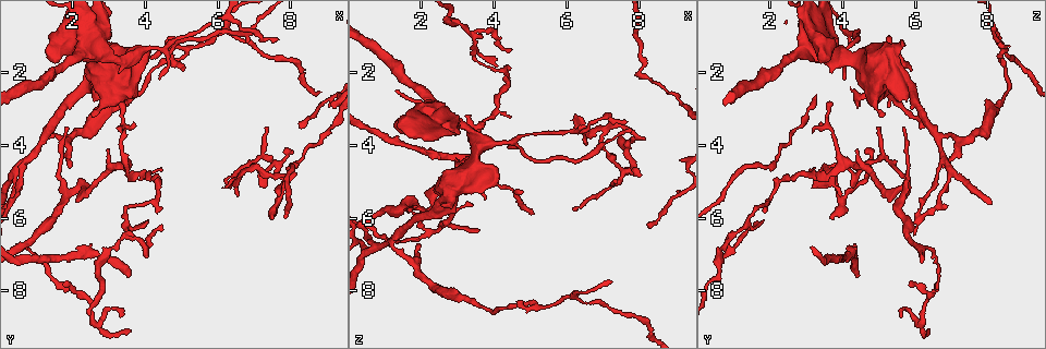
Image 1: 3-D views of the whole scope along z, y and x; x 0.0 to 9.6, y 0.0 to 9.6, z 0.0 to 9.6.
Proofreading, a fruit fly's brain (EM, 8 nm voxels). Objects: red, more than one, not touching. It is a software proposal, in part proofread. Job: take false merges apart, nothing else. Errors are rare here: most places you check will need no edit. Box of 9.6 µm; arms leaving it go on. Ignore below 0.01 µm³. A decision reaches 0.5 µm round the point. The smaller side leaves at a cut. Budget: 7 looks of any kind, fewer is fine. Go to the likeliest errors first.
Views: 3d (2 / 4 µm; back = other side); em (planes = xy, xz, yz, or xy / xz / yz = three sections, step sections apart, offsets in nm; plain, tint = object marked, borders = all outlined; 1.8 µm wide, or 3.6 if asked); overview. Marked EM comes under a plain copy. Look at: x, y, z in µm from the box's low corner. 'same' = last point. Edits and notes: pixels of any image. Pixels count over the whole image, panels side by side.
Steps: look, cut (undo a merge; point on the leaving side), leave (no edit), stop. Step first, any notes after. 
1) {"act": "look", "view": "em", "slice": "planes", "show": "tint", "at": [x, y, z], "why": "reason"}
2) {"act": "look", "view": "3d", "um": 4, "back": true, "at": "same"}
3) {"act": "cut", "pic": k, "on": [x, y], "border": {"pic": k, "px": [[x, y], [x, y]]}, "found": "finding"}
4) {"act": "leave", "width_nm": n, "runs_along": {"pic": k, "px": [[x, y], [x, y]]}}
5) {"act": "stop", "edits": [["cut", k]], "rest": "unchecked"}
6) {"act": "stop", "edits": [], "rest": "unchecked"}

{"act": "look", "view": "em", "slice": "yz", "step": 8, "show": "tint", "at": [0.65, 6.85, 6.05]}

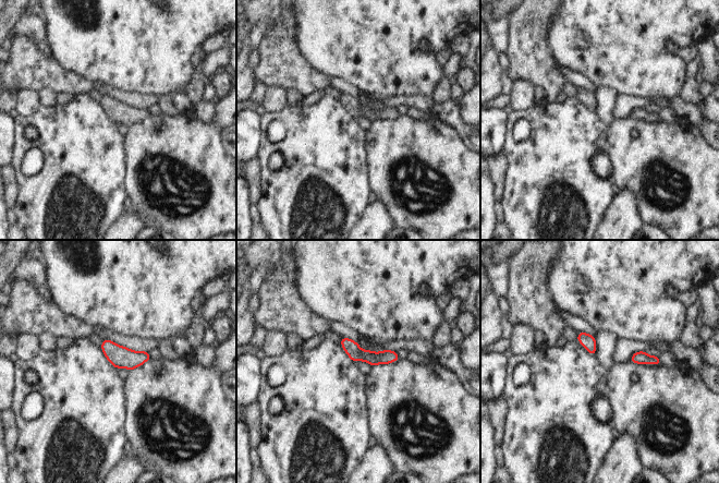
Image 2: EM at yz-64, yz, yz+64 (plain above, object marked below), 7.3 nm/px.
{"act": "leave", "found": "one neuron here"}

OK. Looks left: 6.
{"act": "look", "view": "3d", "um": 4, "at": [7.60, 4.45, 4.75], "why": "arms part here"}

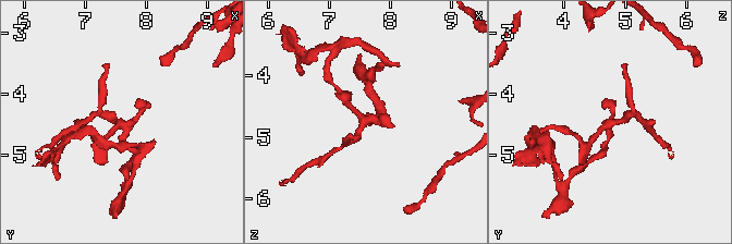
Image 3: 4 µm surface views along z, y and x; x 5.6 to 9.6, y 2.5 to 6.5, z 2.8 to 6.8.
{"act": "look", "view": "em", "slice": "planes", "show": "tint", "at": [7.55, 4.50, 4.75], "why": "shape alone is not enough"}

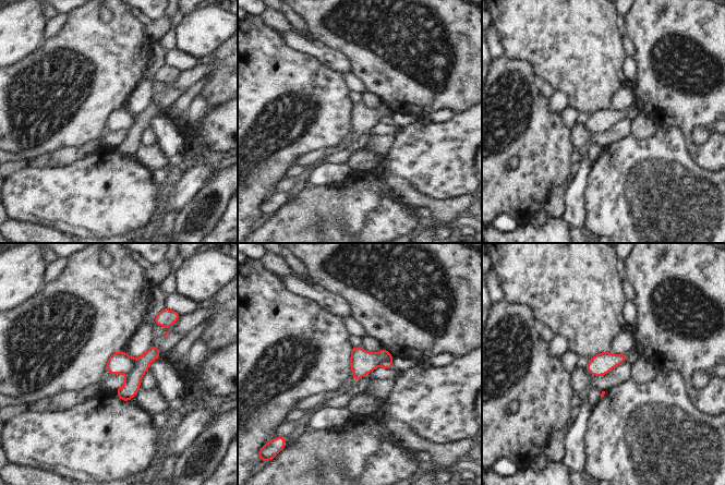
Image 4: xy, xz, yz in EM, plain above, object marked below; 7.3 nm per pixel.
{"act": "cut", "pic": 4, "on": [362, 362], "border": {"pic": 4, "px": [[390, 360], [382, 360], [377, 365]]}, "found": "two neurons meet here"}

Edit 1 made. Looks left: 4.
{"act": "look", "view": "overview"}

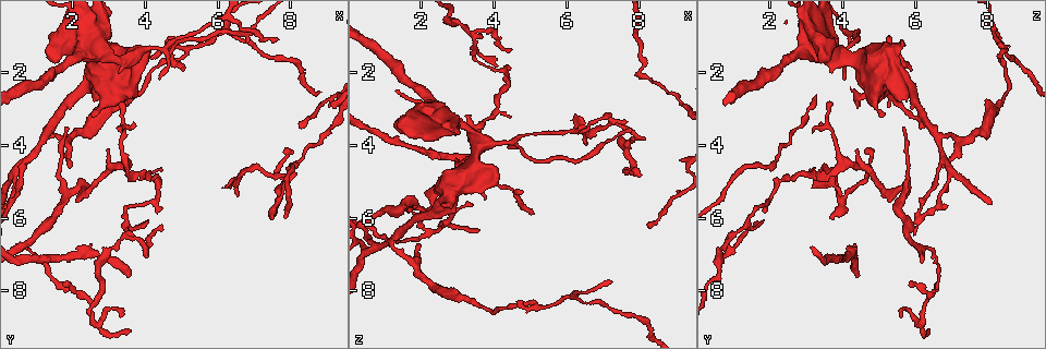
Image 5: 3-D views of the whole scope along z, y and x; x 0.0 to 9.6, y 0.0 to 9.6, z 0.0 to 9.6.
{"act": "look", "view": "3d", "um": 2, "at": [4.60, 1.40, 3.95], "why": "thin arm on a thick one"}

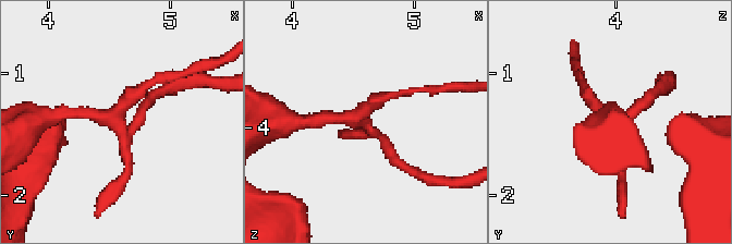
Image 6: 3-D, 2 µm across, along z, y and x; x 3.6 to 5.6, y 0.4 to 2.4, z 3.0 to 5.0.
{"act": "look", "view": "em", "slice": "planes", "show": "borders", "at": [4.54, 1.38, 3.92], "why": "need the tissue"}

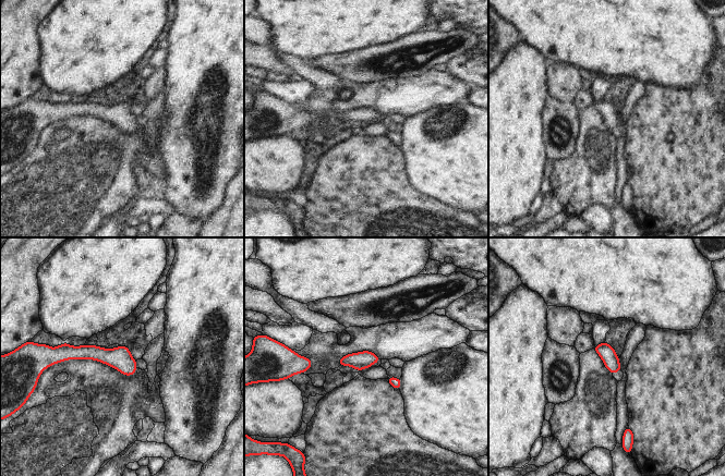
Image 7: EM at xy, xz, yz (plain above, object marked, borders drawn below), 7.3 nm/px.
{"act": "leave", "found": "all the same neuron"}

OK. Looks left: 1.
{"act": "stop", "edits": [["cut", 4]], "rest": "unchecked"}

